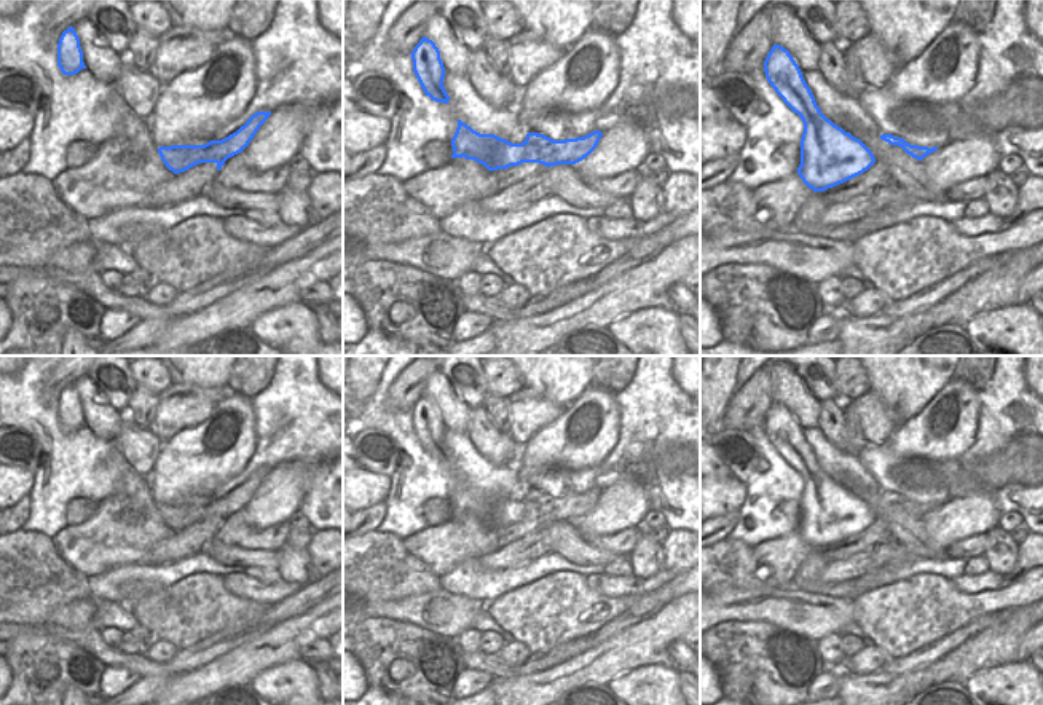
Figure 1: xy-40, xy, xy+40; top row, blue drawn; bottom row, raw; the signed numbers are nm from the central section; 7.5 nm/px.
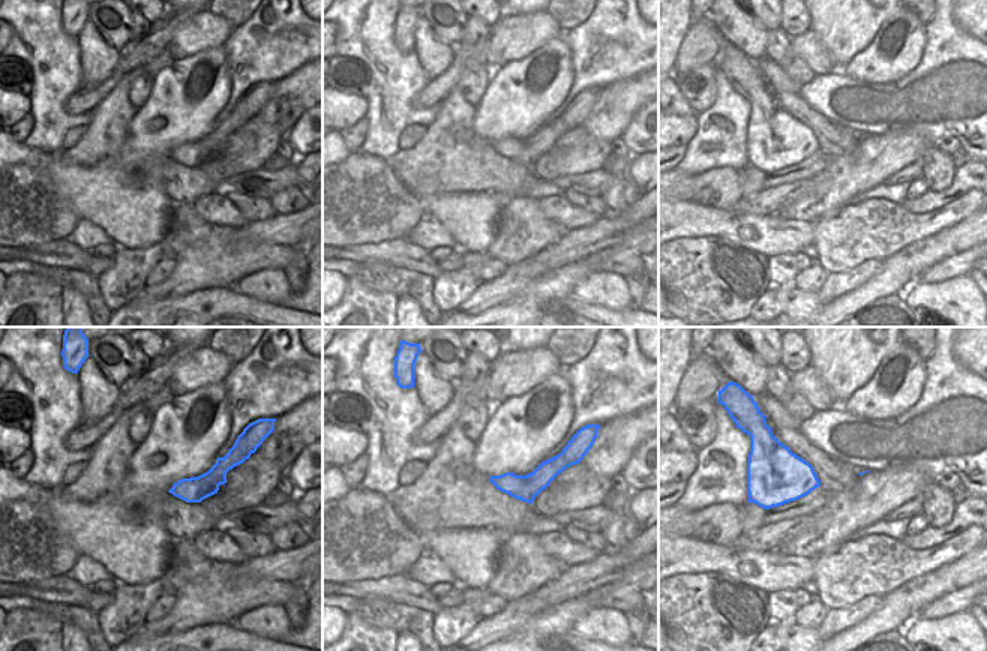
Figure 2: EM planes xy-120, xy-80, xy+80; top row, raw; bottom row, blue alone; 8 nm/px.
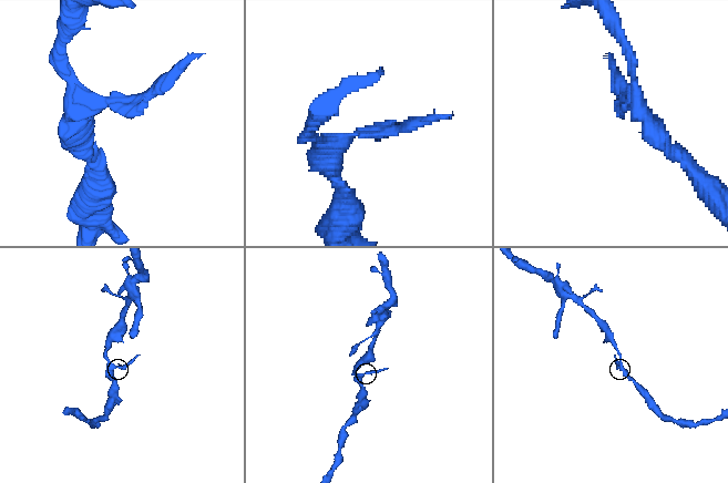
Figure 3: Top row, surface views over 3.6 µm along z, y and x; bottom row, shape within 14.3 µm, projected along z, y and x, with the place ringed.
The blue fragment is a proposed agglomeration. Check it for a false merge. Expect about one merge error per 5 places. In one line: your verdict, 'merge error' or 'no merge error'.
no merge error

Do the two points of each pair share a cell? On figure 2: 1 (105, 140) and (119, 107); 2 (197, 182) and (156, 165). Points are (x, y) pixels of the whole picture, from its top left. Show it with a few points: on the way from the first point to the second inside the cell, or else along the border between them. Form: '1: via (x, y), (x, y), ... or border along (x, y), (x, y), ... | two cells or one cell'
1: via (105, 132), (113, 114) | one cell
2: via (186, 182), (179, 182), (167, 173) | one cell

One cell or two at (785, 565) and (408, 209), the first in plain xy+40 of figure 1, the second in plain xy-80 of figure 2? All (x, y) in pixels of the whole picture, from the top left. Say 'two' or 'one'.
two

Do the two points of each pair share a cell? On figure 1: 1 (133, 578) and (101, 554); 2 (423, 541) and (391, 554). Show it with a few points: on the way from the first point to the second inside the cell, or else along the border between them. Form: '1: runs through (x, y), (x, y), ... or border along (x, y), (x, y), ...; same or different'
1: border along (145, 562), (110, 567), (88, 578); different
2: border along (404, 541), (404, 547), (432, 571); different

